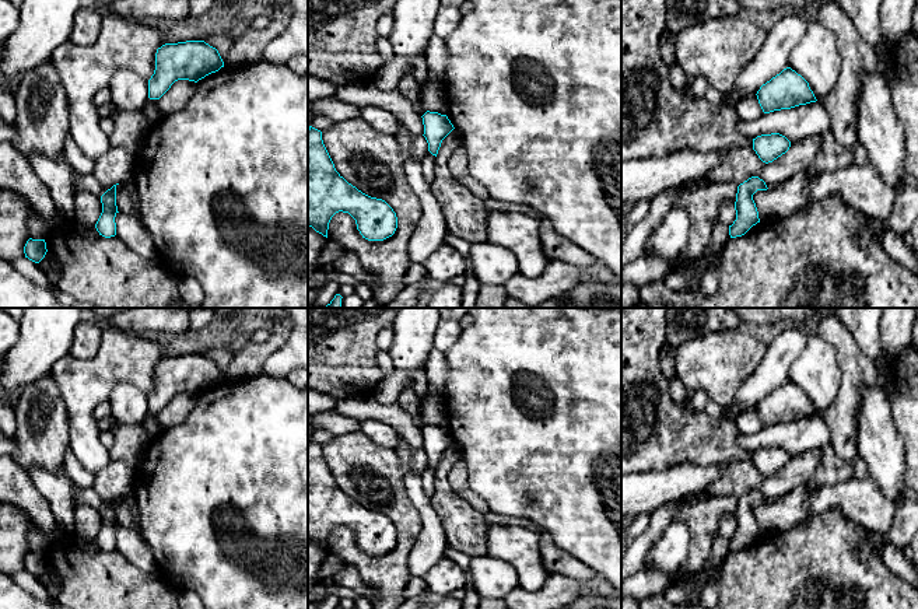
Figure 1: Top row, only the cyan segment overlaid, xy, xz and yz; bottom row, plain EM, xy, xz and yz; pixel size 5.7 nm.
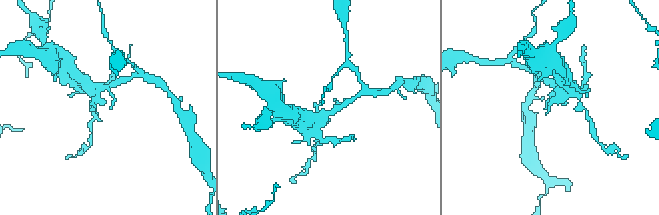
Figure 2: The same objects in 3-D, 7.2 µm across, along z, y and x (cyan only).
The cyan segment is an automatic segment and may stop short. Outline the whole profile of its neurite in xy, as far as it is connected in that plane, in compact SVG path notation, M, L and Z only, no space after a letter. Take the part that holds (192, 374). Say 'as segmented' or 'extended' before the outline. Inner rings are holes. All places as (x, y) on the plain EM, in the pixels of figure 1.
as segmented | M204 354L165 357L157 363L148 412L160 413L178 393L197 396L224 381L218 364Z

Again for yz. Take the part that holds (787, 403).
as segmented | M791 381L763 398L756 409L764 427L817 414L809 396Z

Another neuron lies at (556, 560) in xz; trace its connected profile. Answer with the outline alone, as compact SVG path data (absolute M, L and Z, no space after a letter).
M540 532L540 554L549 574L563 574L567 578L588 584L596 573L586 564L560 549L550 533Z

